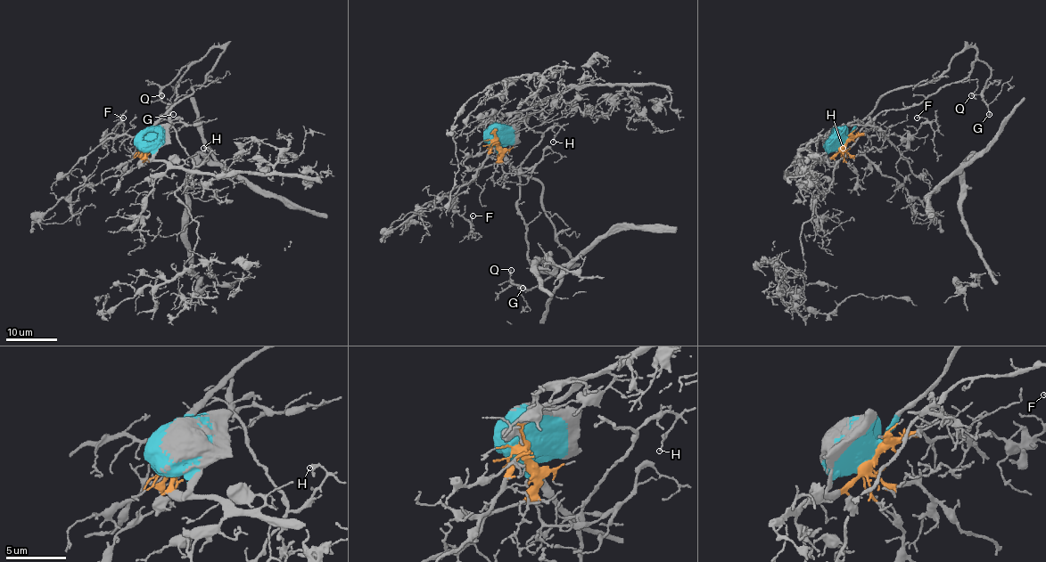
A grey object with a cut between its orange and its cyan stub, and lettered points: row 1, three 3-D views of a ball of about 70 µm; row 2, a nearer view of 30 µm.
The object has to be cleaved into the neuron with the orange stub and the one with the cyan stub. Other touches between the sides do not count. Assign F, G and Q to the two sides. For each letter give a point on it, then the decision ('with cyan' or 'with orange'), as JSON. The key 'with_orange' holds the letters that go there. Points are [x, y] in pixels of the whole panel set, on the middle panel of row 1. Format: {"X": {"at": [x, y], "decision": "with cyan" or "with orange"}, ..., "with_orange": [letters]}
{"F": {"at": [473, 215], "decision": "with orange"}, "G": {"at": [522, 288], "decision": "with cyan"}, "Q": {"at": [511, 270], "decision": "with cyan"}, "with_orange": ["F"]}

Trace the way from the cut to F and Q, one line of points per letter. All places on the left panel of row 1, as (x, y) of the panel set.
F: (146, 142), (149, 137), (146, 134), (135, 136), (110, 134), (105, 137), (123, 117)
Q: (146, 142), (146, 134), (192, 93), (192, 87), (205, 81), (223, 50), (214, 47), (181, 69), (161, 95)

